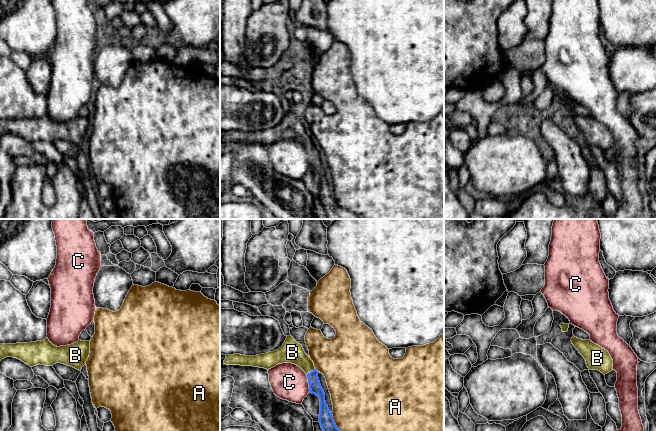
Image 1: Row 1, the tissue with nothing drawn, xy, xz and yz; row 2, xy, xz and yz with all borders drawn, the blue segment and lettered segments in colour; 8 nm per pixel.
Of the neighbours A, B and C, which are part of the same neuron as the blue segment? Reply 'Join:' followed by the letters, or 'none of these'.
Join: B

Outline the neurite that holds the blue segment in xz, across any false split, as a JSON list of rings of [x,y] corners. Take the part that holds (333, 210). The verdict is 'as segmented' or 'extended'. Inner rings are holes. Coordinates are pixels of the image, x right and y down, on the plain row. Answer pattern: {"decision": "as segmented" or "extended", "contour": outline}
{"decision": "extended", "contour": [[[291,111],[287,112],[281,124],[273,128],[256,132],[241,130],[226,131],[226,135],[224,136],[224,140],[226,141],[253,142],[267,146],[282,139],[295,140],[306,149],[309,168],[317,171],[320,175],[319,199],[328,219],[360,219],[356,213],[337,204],[332,188],[326,180],[325,169],[318,154],[318,147],[311,134],[305,129],[302,121],[297,119]]]}

